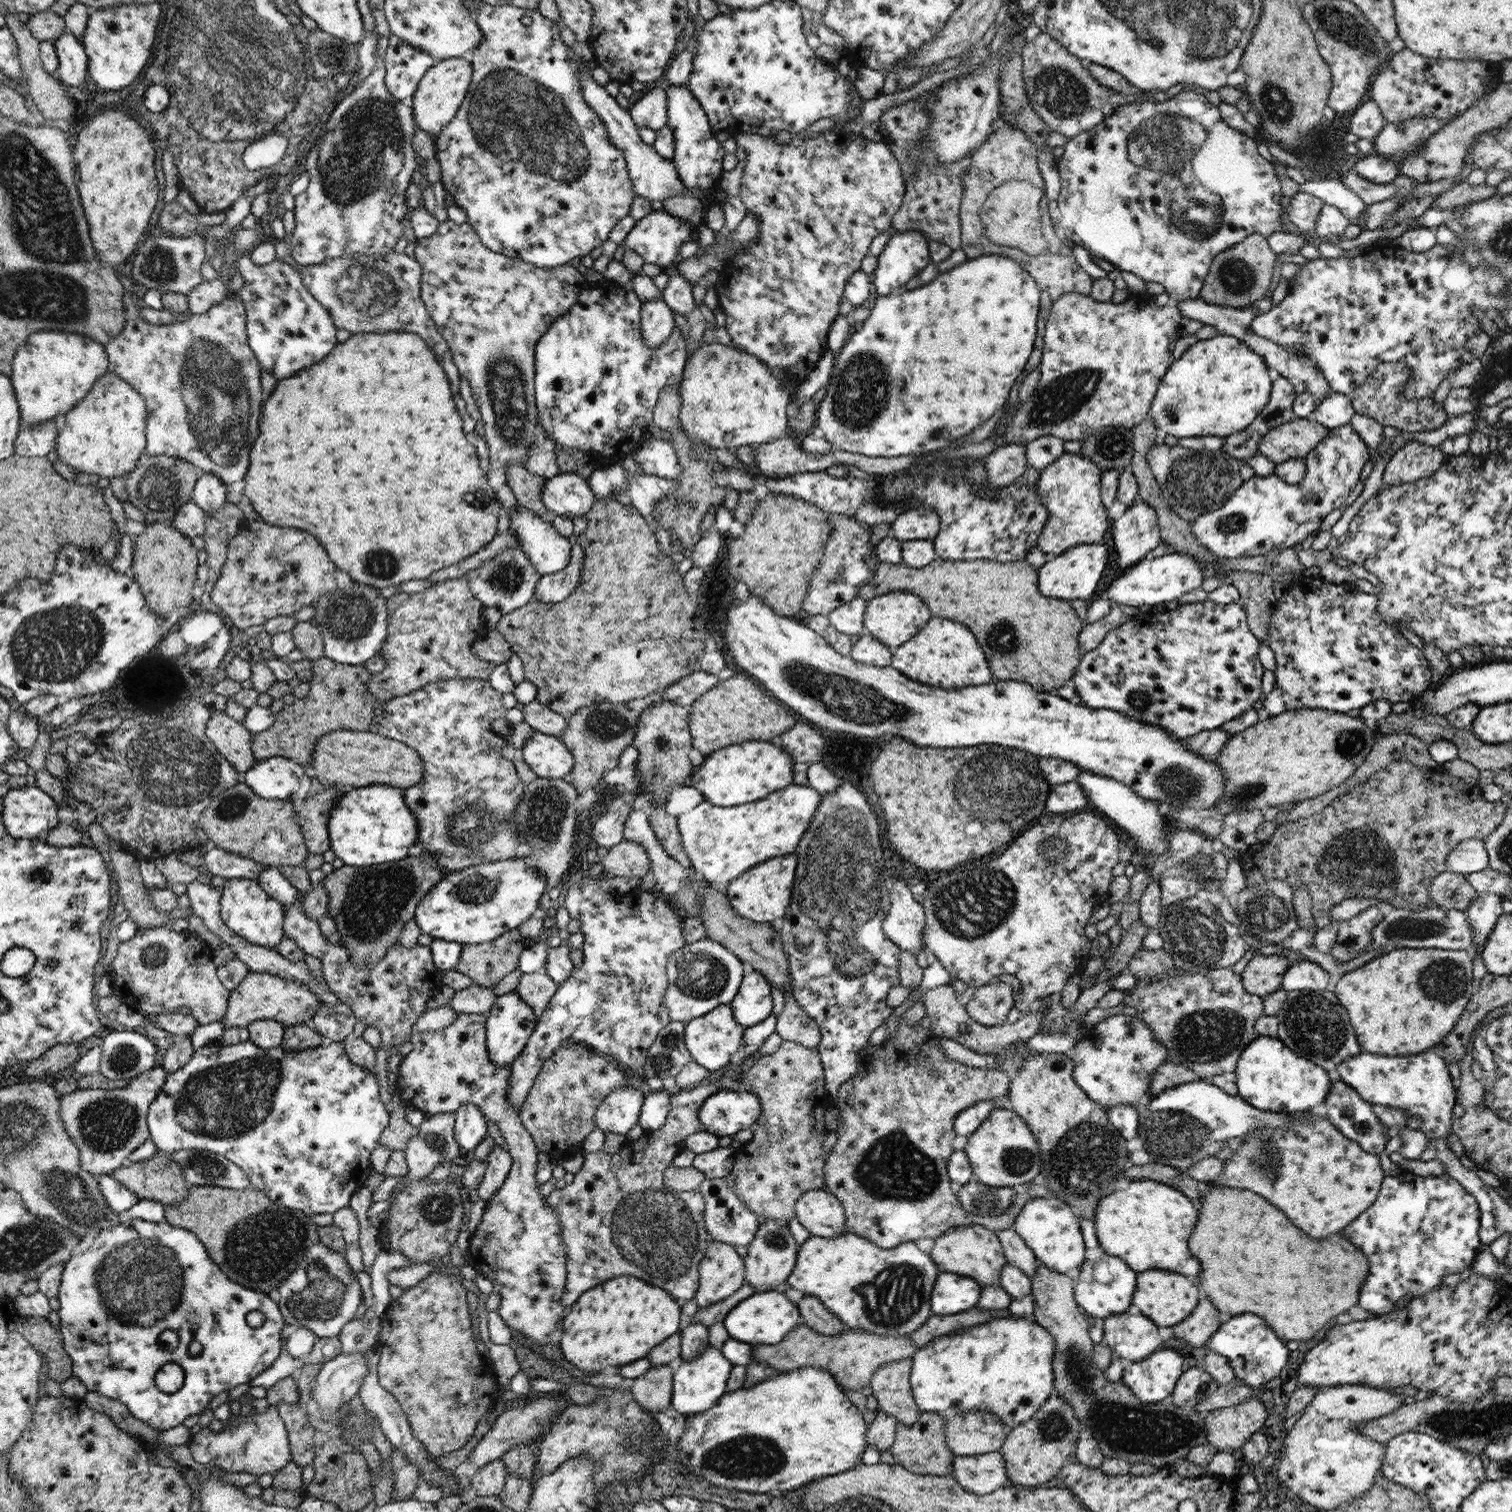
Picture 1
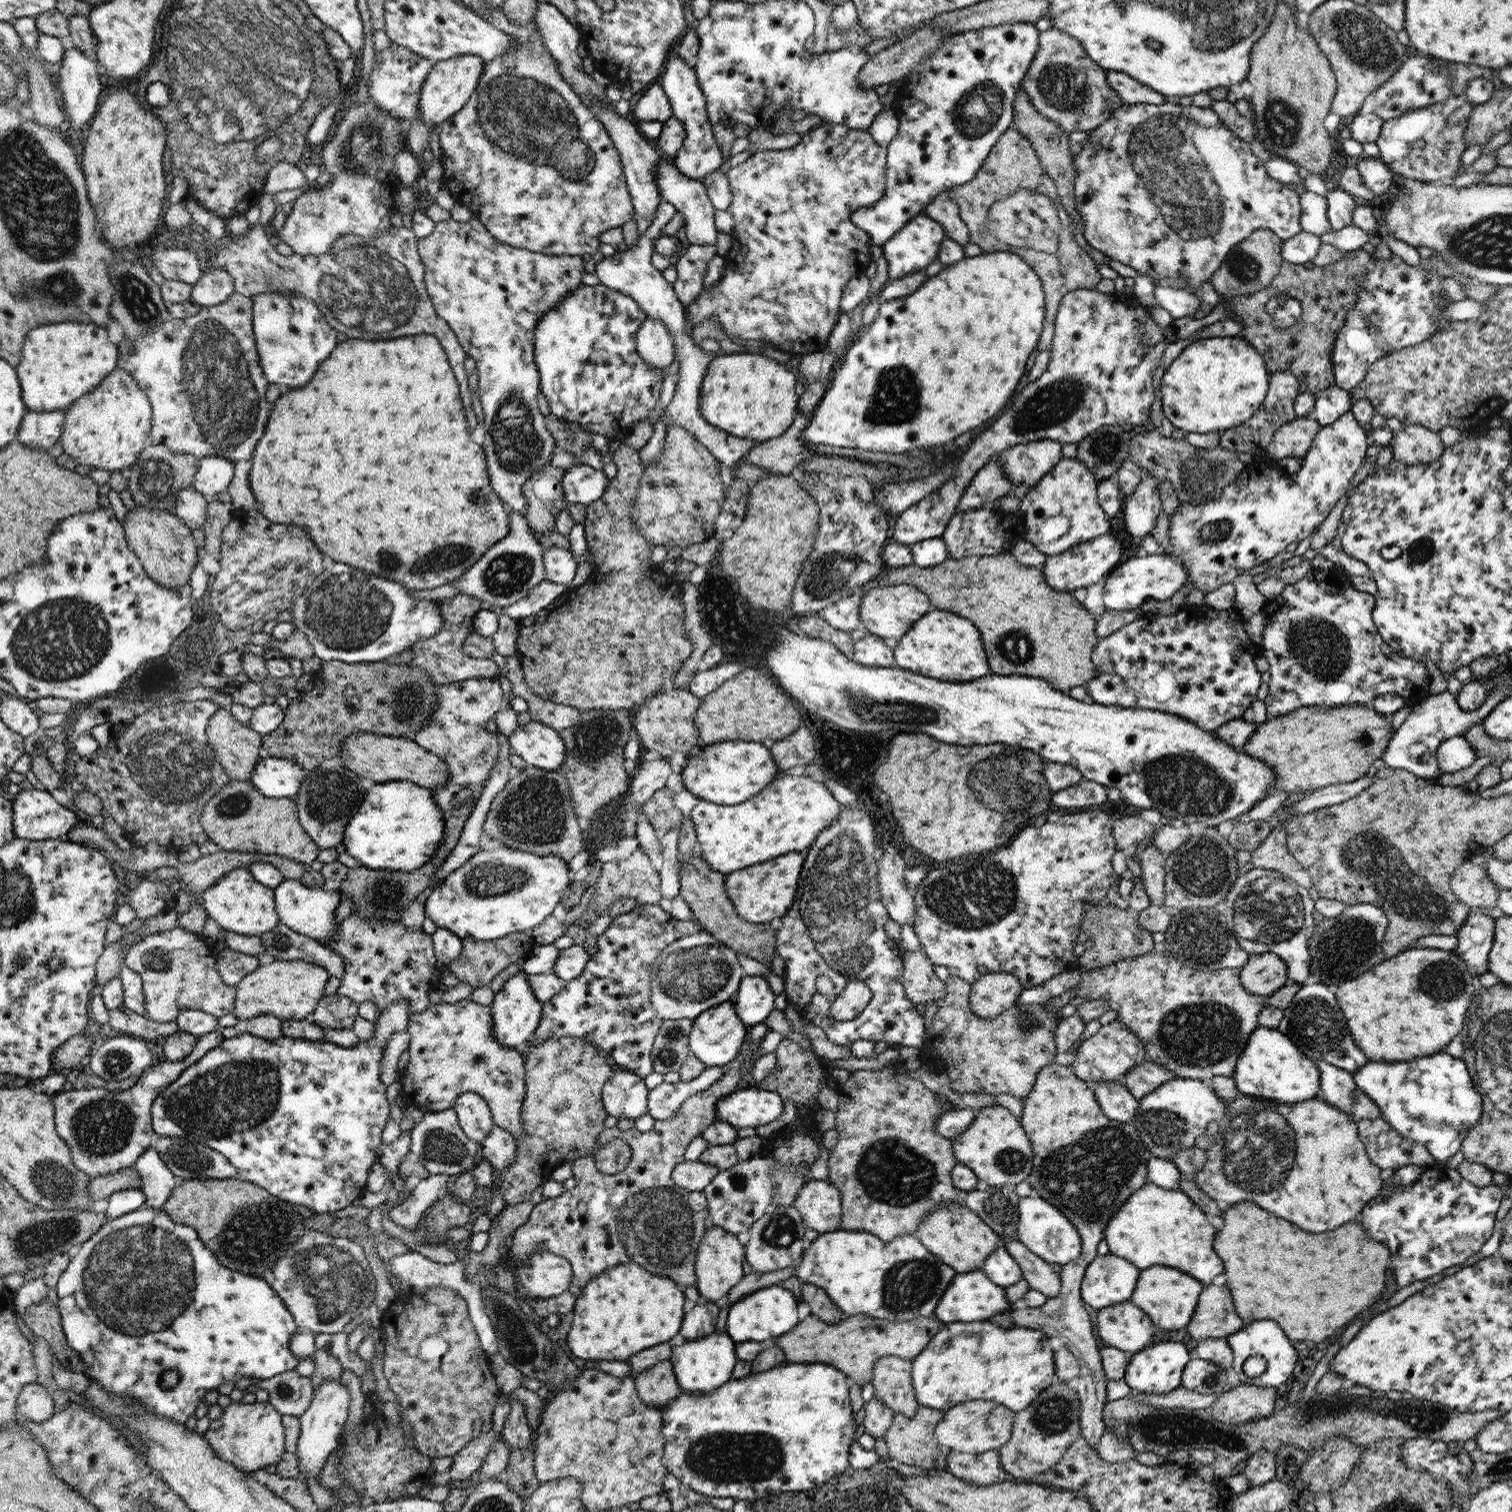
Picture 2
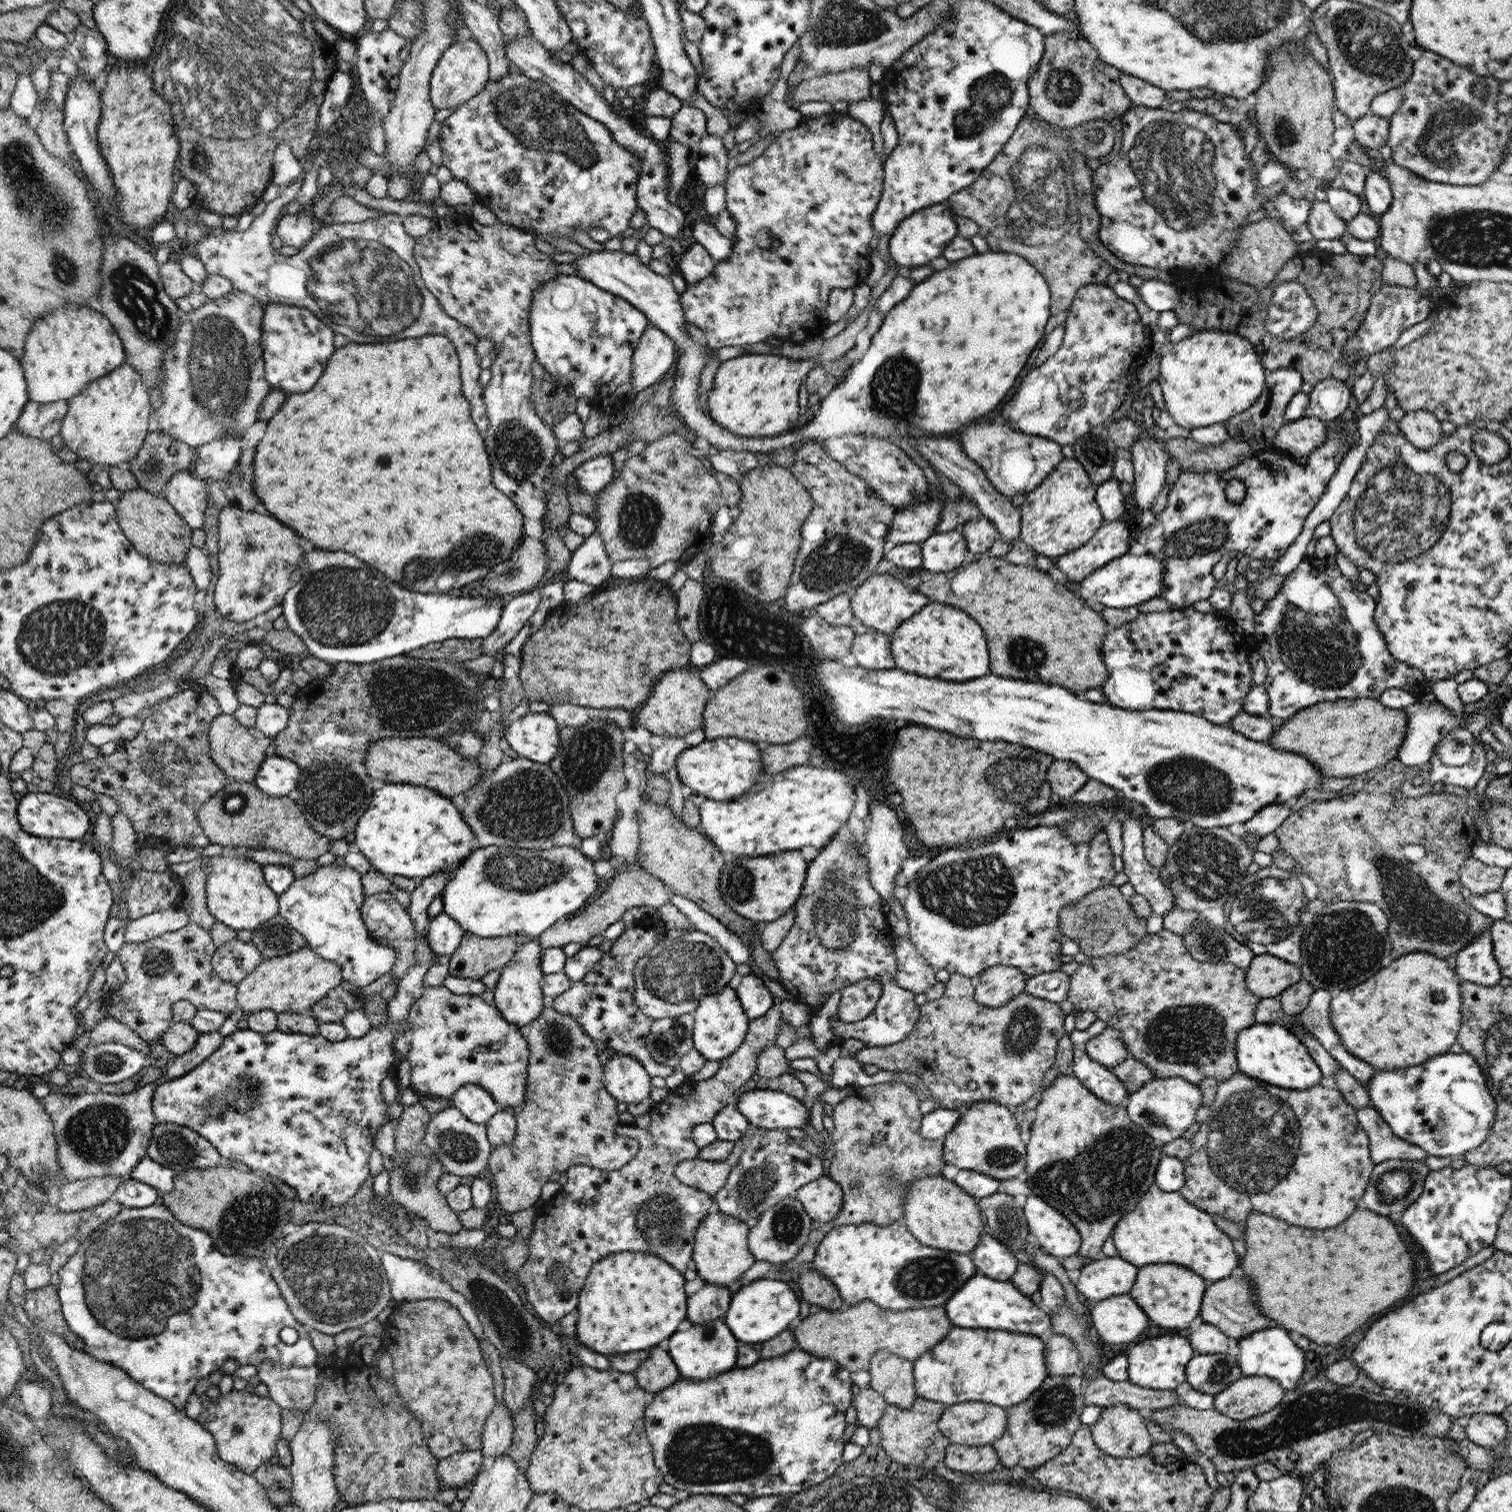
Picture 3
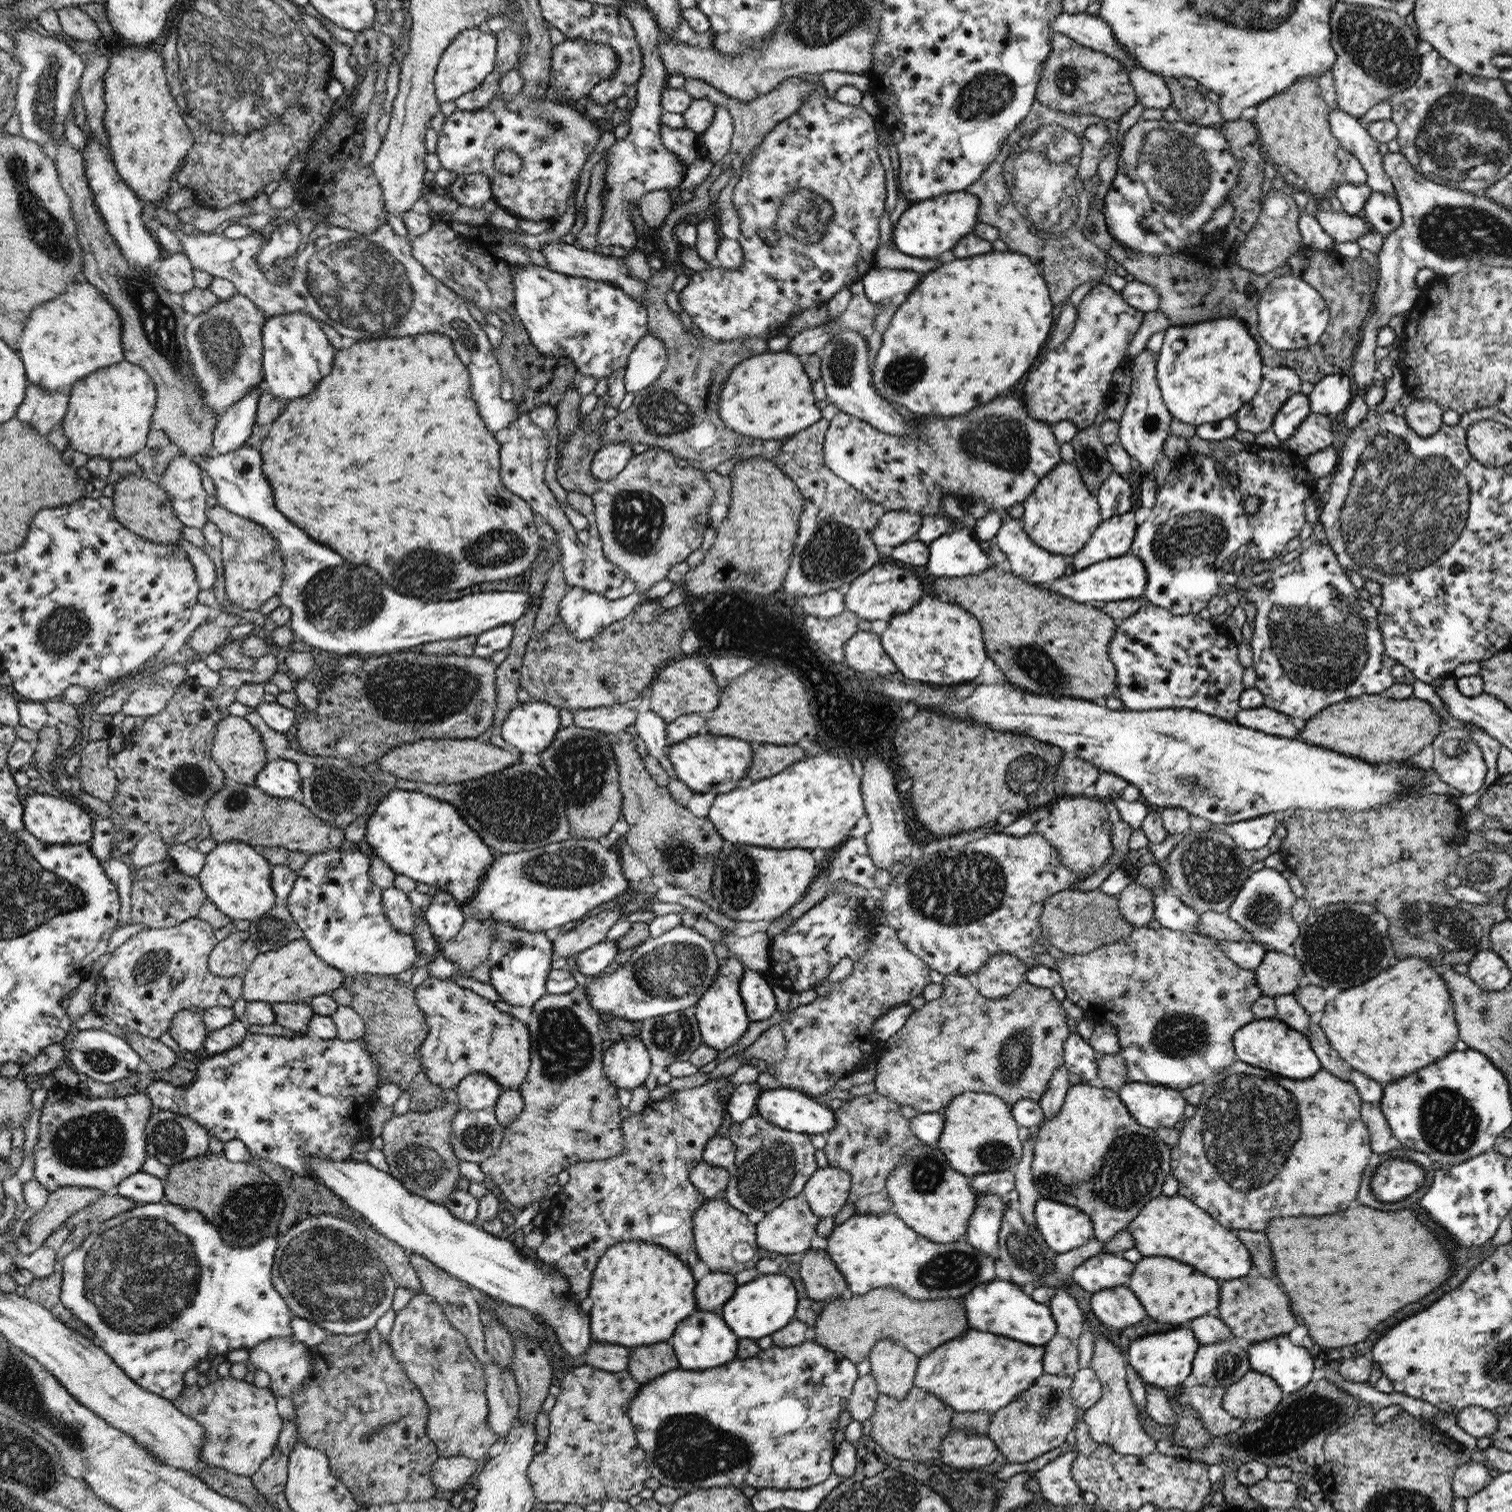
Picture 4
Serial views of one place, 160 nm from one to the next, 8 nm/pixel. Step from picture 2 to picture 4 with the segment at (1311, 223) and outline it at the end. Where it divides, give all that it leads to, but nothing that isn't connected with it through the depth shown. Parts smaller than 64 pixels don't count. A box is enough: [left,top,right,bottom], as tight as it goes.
[1315,209,1374,243]

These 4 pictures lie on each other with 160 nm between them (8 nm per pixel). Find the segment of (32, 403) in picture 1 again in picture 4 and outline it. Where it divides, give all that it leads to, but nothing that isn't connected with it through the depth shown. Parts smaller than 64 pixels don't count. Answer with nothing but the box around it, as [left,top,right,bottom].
[18,277,126,392]

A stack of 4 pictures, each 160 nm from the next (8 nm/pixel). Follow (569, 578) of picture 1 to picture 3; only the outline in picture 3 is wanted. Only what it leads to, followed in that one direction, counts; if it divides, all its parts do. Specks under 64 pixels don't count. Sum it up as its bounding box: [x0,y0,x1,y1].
[483,586,542,659]

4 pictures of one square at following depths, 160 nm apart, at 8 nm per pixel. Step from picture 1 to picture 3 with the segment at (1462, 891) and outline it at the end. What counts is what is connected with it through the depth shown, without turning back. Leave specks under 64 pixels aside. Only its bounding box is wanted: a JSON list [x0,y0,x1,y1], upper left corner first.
[1459,857,1505,895]

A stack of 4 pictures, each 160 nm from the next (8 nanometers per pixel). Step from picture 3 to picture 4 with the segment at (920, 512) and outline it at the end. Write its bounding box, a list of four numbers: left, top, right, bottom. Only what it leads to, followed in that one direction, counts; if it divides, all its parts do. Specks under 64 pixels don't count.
[872,511,922,550]

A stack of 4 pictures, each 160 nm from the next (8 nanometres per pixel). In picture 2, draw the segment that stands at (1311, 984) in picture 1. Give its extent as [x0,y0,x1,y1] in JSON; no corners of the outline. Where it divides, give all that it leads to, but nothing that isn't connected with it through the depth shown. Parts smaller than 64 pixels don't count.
[1223,867,1315,983]

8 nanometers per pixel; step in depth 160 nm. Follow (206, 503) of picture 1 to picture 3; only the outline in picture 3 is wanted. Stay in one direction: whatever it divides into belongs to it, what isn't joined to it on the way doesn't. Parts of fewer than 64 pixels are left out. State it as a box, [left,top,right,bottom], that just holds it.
[194,436,242,483]

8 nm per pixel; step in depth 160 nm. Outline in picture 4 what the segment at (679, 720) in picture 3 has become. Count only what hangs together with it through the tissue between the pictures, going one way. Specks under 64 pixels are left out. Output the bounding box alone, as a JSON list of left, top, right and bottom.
[650,654,722,724]

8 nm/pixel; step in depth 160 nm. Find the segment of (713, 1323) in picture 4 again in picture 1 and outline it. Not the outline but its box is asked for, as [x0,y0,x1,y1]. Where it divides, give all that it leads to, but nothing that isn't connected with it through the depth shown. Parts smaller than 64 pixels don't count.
[671,1346,734,1415]

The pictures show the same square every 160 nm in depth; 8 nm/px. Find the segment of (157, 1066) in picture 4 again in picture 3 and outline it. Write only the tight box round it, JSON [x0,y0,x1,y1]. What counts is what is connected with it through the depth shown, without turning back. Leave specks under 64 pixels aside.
[73,1016,150,1054]

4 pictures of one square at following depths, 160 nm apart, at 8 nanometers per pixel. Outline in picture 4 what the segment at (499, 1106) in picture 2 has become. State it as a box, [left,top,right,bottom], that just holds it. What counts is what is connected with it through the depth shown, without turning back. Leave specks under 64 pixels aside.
[414,976,531,1089]

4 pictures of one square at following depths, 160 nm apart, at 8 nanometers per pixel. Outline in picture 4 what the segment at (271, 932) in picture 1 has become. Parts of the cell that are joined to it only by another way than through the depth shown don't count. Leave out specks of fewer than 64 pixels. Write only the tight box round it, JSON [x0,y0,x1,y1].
[197,841,276,921]

